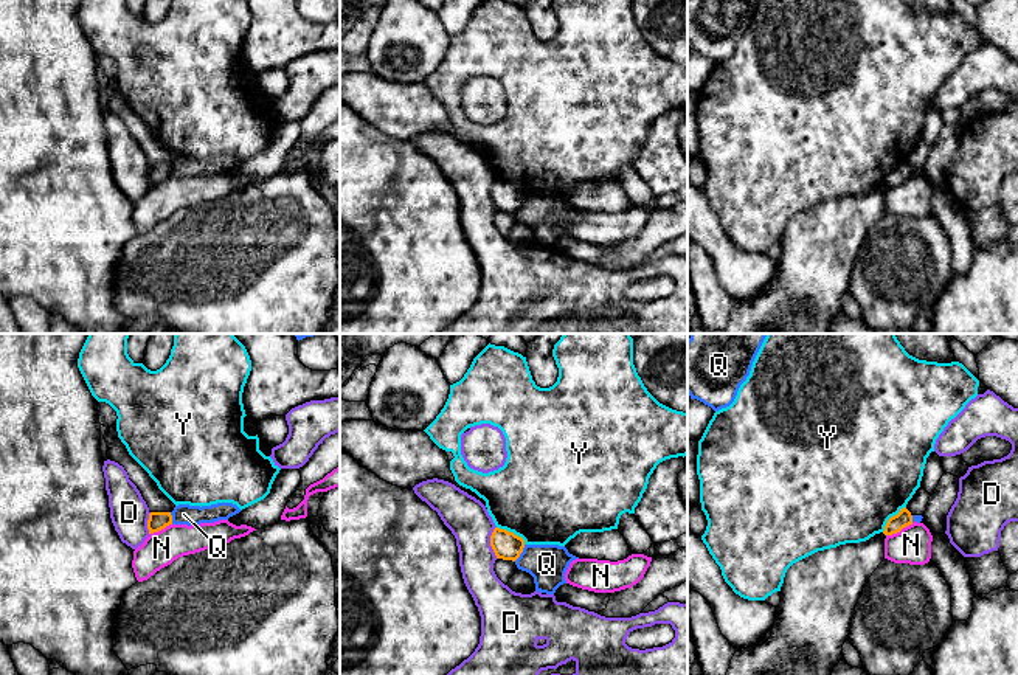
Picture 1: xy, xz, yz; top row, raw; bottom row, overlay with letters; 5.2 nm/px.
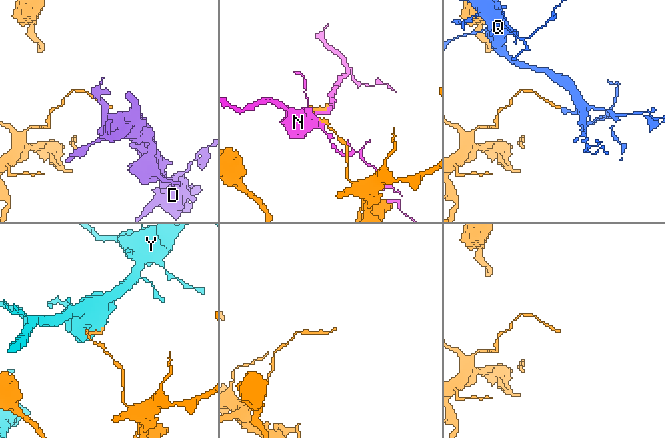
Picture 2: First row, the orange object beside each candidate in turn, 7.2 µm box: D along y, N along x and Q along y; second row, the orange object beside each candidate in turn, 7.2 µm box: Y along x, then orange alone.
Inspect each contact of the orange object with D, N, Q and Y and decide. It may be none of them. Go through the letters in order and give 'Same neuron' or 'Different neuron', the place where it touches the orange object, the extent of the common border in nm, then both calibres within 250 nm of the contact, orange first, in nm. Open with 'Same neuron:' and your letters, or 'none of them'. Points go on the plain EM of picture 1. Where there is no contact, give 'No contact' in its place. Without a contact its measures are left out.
Same neuron: none of them
D: Different neuron. Touches orange at xz (491, 194). Shared border 170 nm. Thickness 150 nm (orange) against 220 nm
N: Different neuron. Touches orange at yz (899, 183). Shared border 160 nm. Thickness 90 nm (orange) against 190 nm
Q: Different neuron. Touches orange at xz (522, 204). Shared border 110 nm. Thickness 150 nm (orange) against 200 nm
Y: Different neuron. Touches orange at xz (512, 185). Shared border 180 nm. Thickness 150 nm (orange) against 500 nm

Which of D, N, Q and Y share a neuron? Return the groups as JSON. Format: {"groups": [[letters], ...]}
{"groups": [["D"], ["N"], ["Q"], ["Y"]]}

